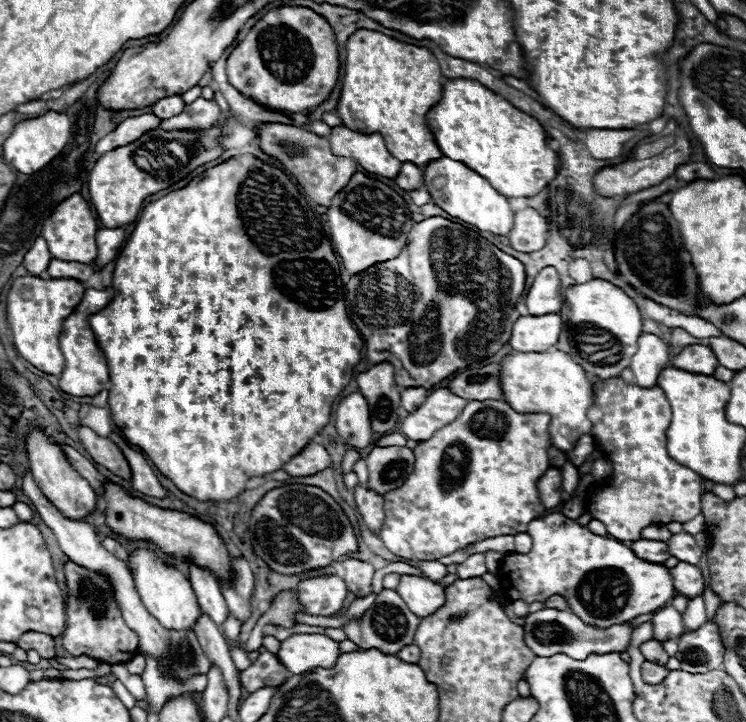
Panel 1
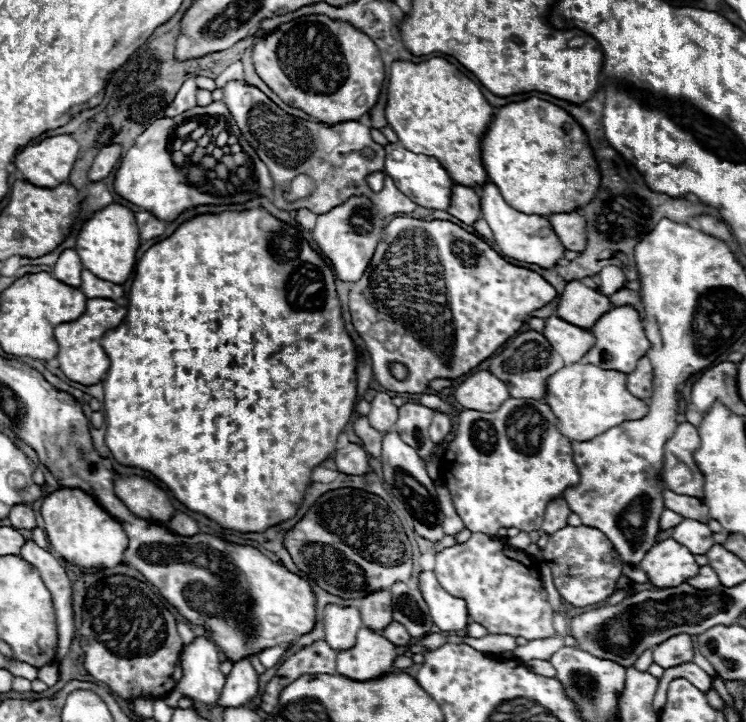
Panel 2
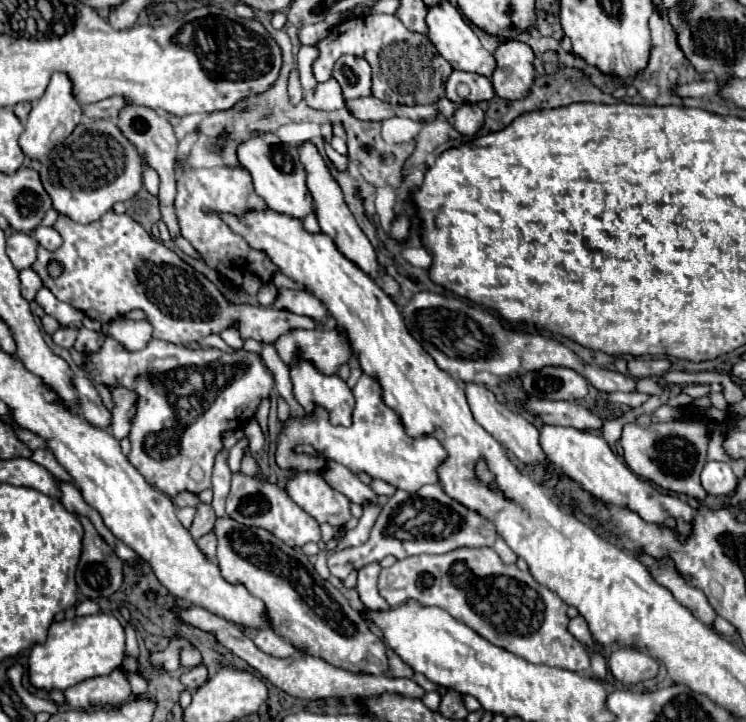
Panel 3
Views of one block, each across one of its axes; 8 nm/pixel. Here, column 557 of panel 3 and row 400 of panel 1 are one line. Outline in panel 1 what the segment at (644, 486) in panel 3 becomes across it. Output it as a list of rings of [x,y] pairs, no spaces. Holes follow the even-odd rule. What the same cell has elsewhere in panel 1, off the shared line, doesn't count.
[[[438,388],[426,398],[426,402],[416,412],[408,414],[400,422],[398,432],[404,434],[408,440],[416,440],[416,442],[430,440],[436,430],[456,420],[464,404],[466,400],[452,394],[448,388]]]

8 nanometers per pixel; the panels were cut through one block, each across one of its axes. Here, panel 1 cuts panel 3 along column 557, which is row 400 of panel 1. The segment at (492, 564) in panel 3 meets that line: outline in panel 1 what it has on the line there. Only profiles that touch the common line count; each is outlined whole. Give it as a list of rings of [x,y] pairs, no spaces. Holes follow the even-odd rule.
[[[620,376],[608,380],[594,380],[594,394],[596,400],[588,408],[588,420],[592,422],[592,436],[602,446],[604,456],[612,464],[612,474],[608,478],[608,486],[594,488],[586,500],[586,510],[592,518],[600,520],[606,526],[606,532],[620,540],[632,542],[640,538],[642,528],[652,524],[670,524],[670,522],[688,522],[700,514],[700,498],[704,490],[704,478],[678,464],[666,452],[666,428],[670,426],[672,410],[660,386],[656,388],[640,388],[636,384],[624,382]]]

